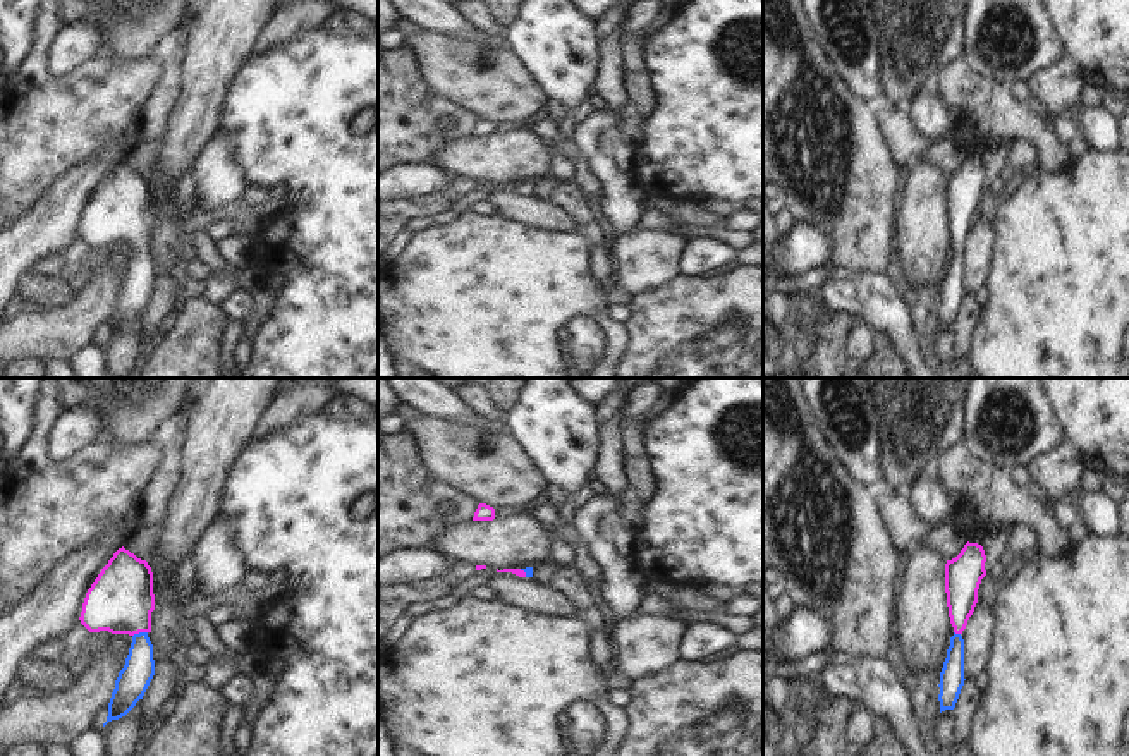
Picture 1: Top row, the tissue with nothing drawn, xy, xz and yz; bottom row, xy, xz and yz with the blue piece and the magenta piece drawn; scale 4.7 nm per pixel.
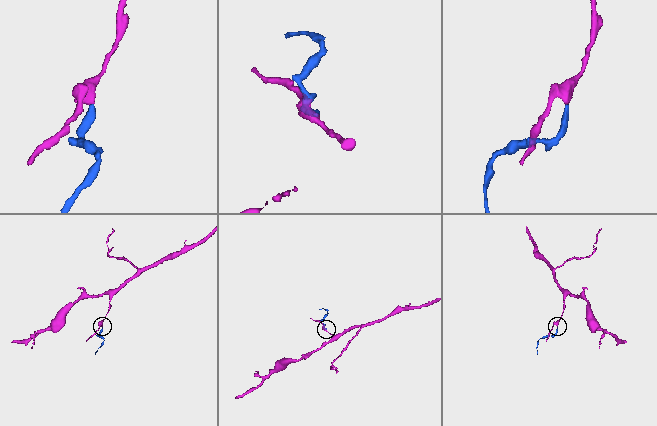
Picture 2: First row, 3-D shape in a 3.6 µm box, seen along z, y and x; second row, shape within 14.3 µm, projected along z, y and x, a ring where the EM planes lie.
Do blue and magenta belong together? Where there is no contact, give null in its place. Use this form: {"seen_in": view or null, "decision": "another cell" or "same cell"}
{"seen_in": "xy", "decision": "same cell"}

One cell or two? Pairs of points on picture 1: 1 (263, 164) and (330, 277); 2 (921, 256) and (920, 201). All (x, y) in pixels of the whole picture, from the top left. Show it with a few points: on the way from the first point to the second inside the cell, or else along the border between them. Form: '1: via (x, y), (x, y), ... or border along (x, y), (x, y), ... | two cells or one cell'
1: via (296, 177), (330, 212), (330, 244) | one cell
2: via (921, 243), (921, 215) | one cell

